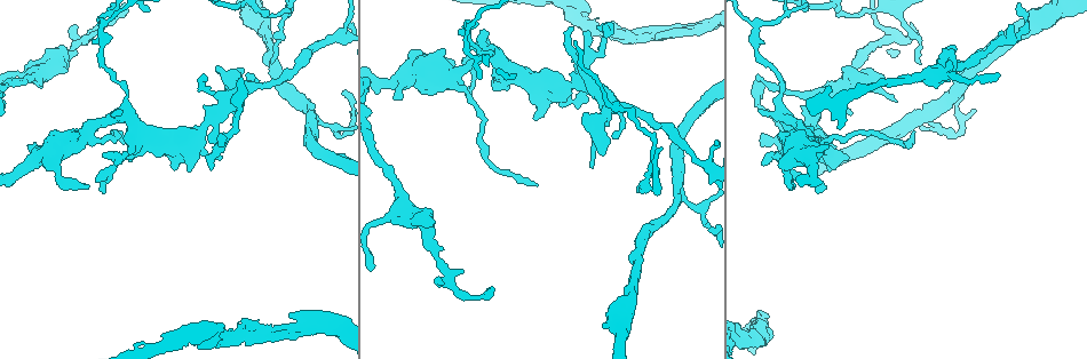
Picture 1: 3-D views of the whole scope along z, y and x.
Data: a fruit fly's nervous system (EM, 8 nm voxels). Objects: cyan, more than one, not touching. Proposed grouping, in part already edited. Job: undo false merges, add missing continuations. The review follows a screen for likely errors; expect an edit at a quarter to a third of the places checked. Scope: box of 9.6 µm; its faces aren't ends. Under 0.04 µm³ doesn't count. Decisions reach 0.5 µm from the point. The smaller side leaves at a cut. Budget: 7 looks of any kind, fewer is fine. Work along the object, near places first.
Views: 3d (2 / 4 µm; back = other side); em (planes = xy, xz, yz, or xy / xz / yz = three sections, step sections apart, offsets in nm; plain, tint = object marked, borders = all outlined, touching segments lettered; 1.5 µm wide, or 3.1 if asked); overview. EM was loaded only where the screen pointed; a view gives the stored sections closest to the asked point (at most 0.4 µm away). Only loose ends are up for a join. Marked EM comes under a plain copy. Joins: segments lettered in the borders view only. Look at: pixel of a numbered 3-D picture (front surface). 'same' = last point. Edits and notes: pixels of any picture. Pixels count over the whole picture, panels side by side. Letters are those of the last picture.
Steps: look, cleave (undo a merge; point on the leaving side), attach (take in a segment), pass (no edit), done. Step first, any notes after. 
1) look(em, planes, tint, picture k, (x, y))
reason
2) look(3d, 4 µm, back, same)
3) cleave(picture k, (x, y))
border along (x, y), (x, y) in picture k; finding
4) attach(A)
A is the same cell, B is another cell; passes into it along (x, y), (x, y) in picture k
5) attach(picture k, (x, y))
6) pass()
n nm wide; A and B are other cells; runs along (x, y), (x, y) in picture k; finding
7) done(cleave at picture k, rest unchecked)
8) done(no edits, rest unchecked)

look(3d, 2 µm, picture 1, (426, 225))
branch stops here

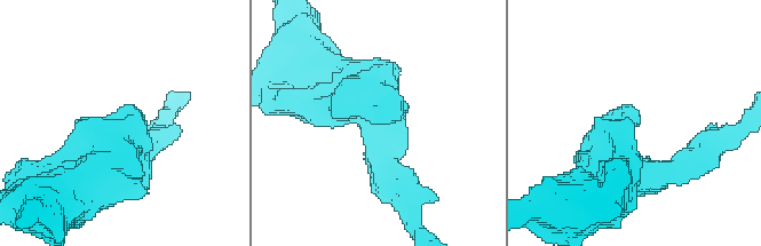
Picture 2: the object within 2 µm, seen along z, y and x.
look(em, planes, borders, picture 2, (121, 113))
arms of 220, 420 nm

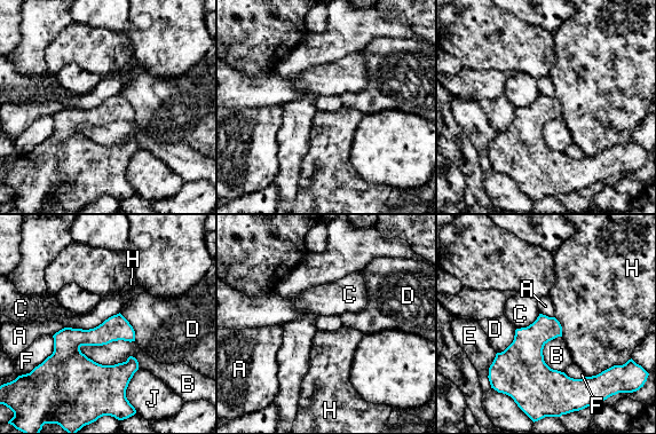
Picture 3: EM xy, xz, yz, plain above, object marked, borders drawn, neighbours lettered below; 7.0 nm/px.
pass()
A, B, C, D, E, F, H and J are other cells; border along (119, 312), (53, 336) in picture 3; none of them fits

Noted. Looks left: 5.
look(3d, 2 µm, picture 1, (100, 27))
a fork

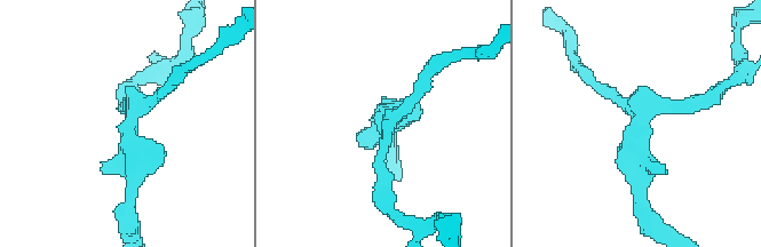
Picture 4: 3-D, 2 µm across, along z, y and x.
look(em, planes, borders, picture 4, (387, 120))
3 arms; shape alone is not enough

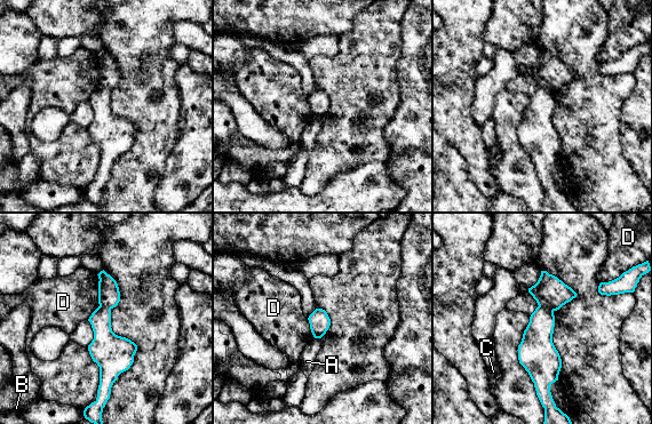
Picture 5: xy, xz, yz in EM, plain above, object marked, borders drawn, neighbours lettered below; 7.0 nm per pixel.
cleave(picture 5, (549, 292))
150 nm wide; A, B, C and D are other cells; border along (539, 305), (547, 306), (553, 311) in picture 5; a second neuron is stuck on

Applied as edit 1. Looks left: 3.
look(overview)
redraw

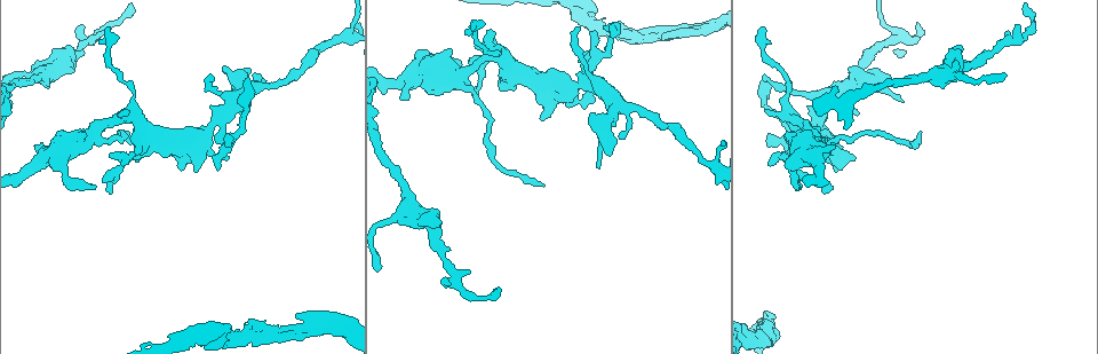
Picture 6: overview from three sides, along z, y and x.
look(em, xz, step 8, borders, picture 6, (610, 36))
tapers out

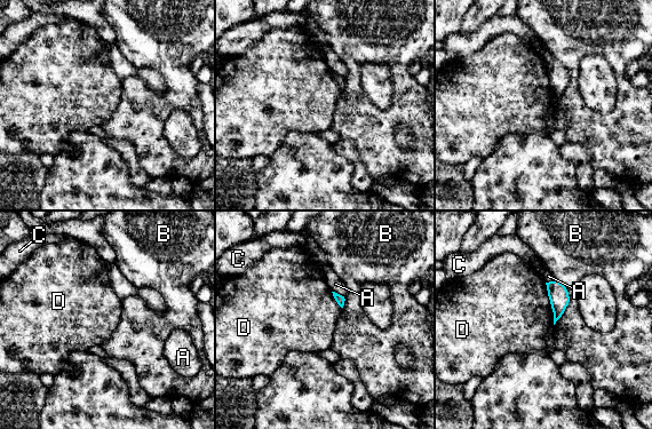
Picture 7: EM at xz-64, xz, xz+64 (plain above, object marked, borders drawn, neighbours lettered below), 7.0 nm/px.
pass()
110 nm wide; A, B, C and D are other cells; border along (545, 283), (554, 324) in picture 7; no lettered segment goes on from it

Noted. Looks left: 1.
done(cleave at picture 5, rest unchecked)

